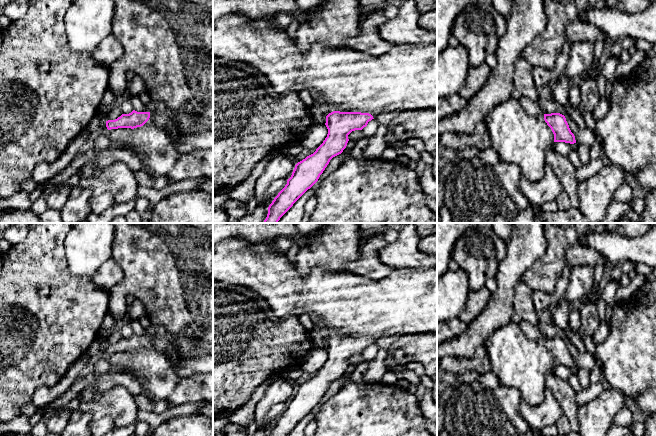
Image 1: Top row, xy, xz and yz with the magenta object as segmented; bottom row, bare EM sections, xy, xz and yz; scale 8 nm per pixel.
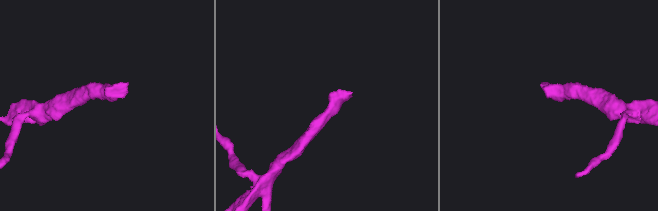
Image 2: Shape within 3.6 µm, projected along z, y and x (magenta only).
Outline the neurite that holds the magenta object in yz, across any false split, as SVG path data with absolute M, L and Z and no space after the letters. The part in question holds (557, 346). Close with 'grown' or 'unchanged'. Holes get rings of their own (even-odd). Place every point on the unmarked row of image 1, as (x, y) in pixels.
M510 322L486 342L493 372L501 386L520 392L523 401L539 405L546 396L545 380L555 366L576 367L564 339L529 339L519 324Z | grown

